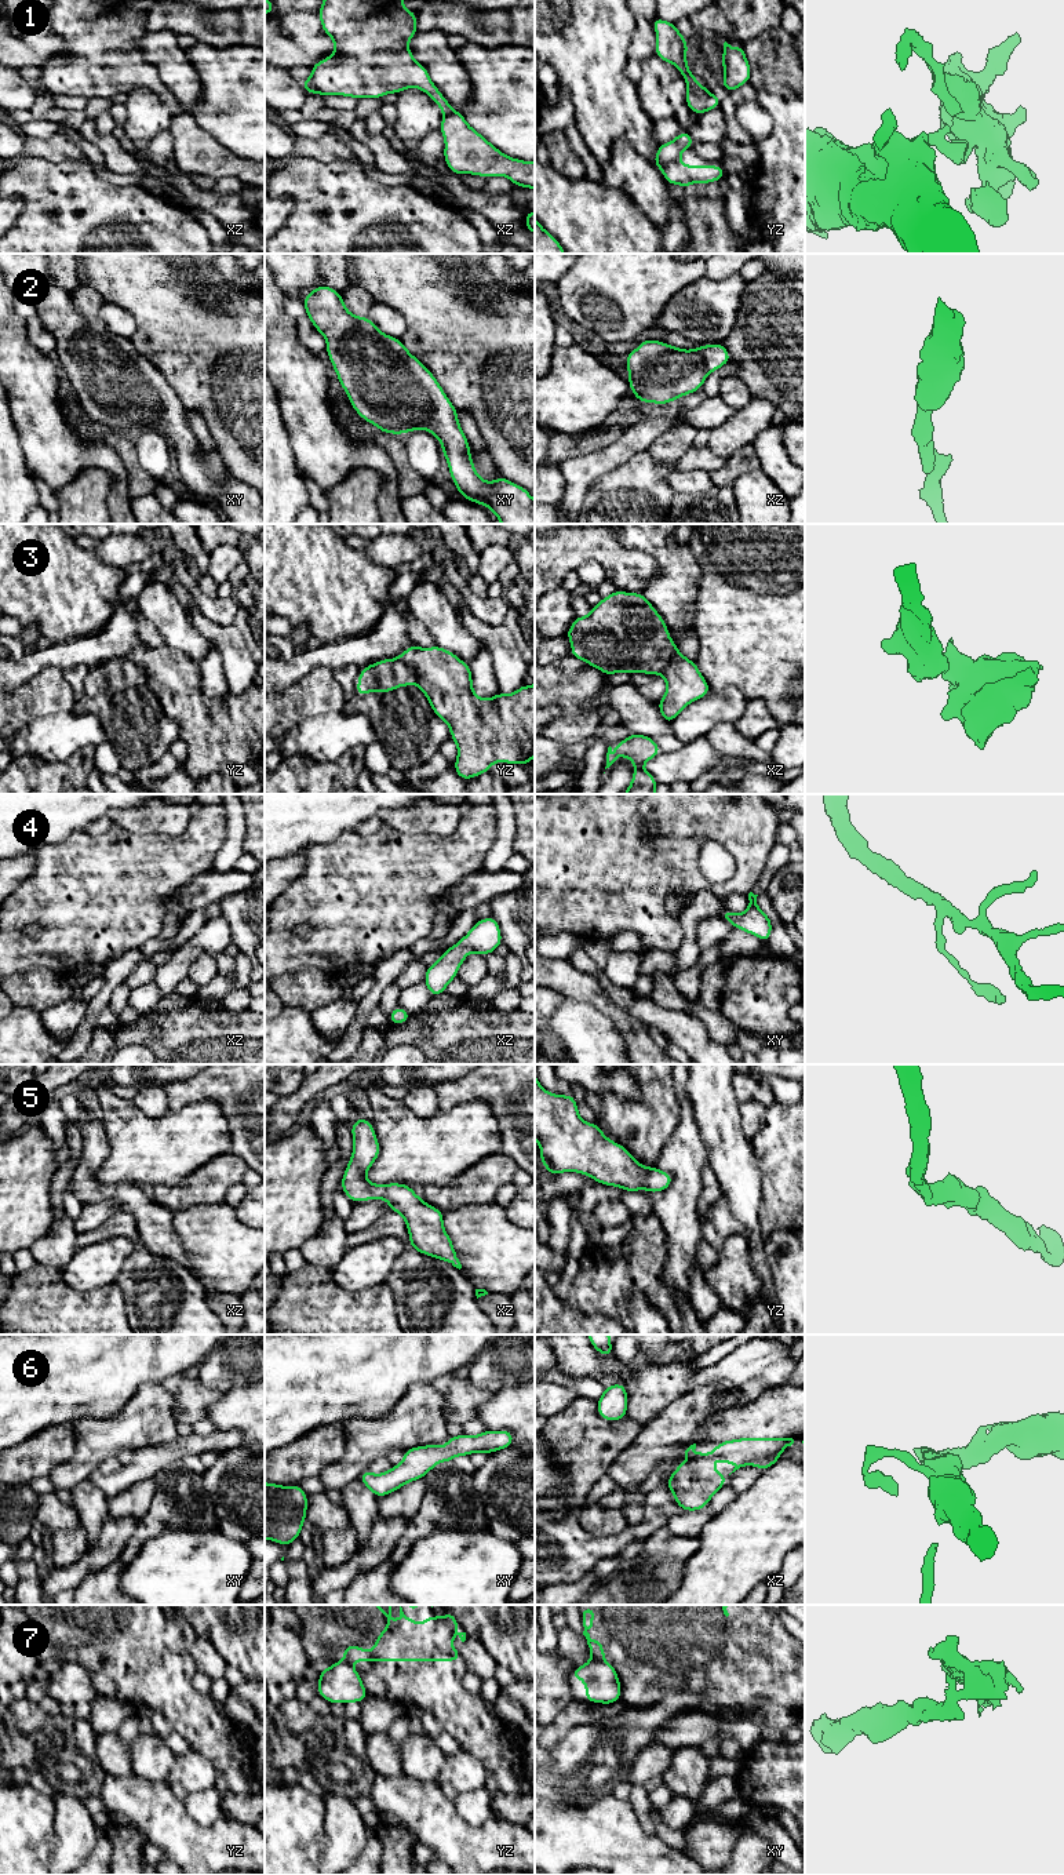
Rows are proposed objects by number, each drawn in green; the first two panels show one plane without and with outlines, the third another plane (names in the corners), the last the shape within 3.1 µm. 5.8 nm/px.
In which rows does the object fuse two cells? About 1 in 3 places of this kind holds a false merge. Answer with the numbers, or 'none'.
1, 3, 7

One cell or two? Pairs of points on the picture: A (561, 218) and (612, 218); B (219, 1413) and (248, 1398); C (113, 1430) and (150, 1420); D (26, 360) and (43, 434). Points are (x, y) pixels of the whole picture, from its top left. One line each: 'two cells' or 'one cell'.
A: one cell
B: one cell
C: one cell
D: one cell

